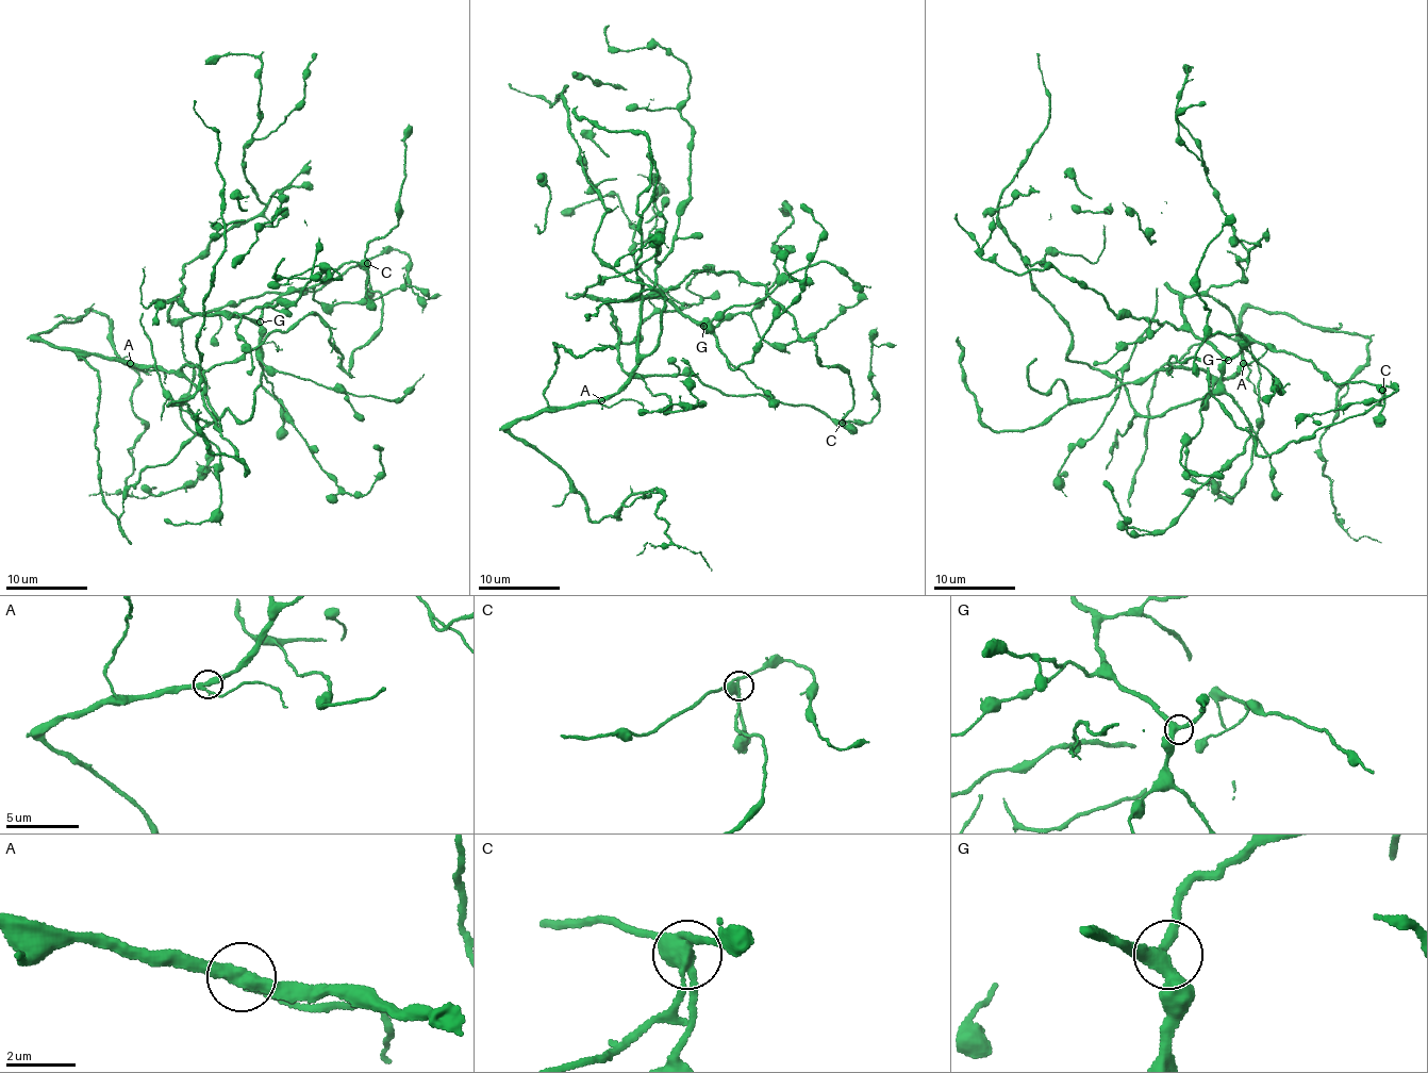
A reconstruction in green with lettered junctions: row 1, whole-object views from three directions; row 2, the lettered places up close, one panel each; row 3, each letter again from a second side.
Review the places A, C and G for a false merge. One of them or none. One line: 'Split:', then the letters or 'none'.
Split: none

